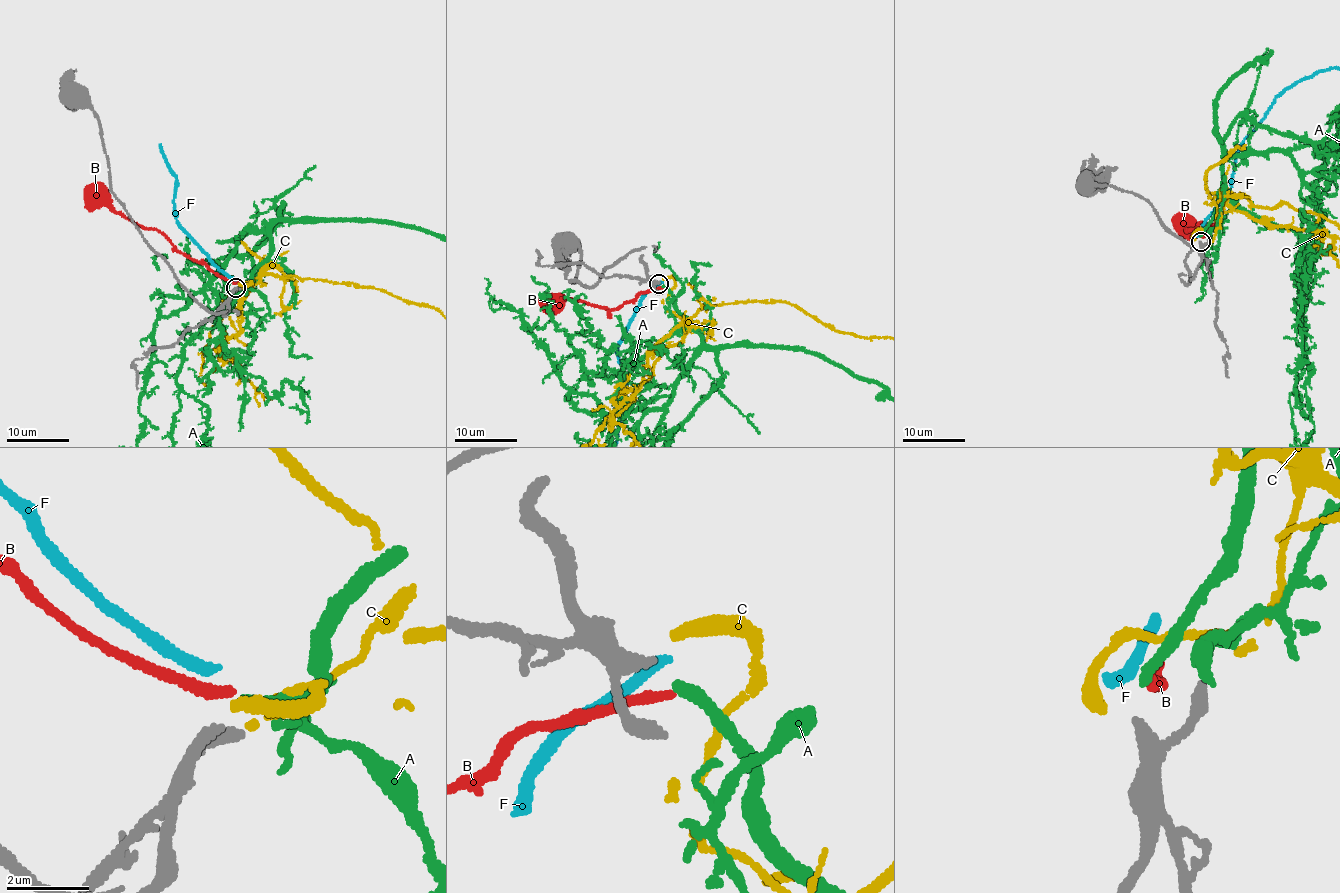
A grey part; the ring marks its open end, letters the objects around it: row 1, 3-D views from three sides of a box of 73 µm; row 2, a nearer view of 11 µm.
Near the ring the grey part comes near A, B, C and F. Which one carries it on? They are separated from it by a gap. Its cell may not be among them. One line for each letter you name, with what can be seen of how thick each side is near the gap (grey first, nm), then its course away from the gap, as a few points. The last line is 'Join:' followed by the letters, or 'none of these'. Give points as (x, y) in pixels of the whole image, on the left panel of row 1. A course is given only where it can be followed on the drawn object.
A: 220 nm thick on the grey side, 280 nm on the other
Join: A

